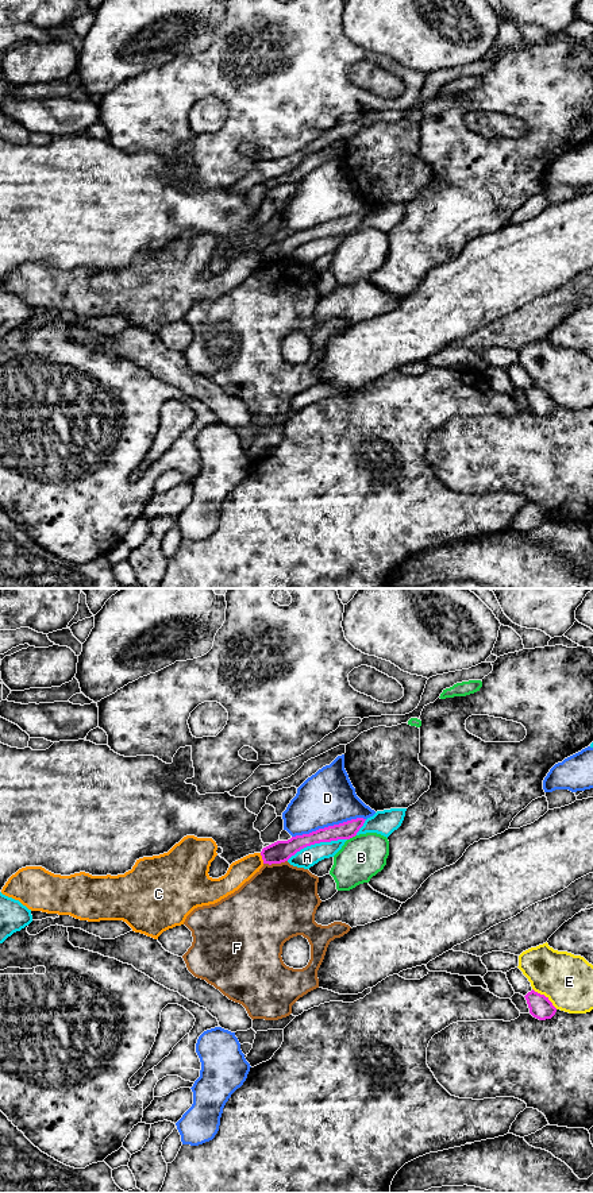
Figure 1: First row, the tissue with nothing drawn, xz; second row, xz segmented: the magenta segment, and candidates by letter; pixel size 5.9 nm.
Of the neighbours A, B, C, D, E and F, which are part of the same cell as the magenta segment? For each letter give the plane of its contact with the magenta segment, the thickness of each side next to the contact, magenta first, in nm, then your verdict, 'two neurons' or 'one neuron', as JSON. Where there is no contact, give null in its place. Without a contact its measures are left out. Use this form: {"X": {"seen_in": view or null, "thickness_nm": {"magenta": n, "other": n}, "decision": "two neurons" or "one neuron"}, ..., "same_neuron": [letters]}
{"A": {"seen_in": "xz", "thickness_nm": {"magenta": 130, "other": 120}, "decision": "two neurons"}, "B": {"seen_in": "xz", "thickness_nm": {"magenta": 110, "other": 260}, "decision": "two neurons"}, "C": {"seen_in": "xz", "thickness_nm": {"magenta": 130, "other": 140}, "decision": "two neurons"}, "D": {"seen_in": "xz", "thickness_nm": {"magenta": 110, "other": 320}, "decision": "two neurons"}, "E": {"seen_in": "xz", "thickness_nm": {"magenta": 140, "other": 300}, "decision": "two neurons"}, "F": {"seen_in": "xz", "thickness_nm": {"magenta": 130, "other": 440}, "decision": "two neurons"}, "same_neuron": []}

